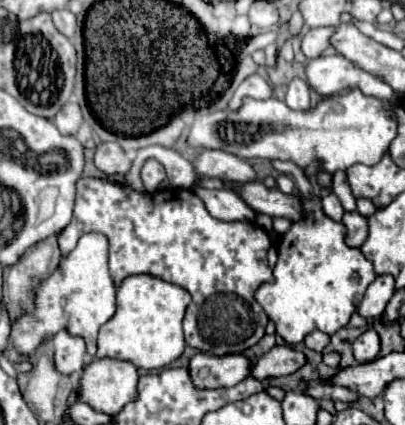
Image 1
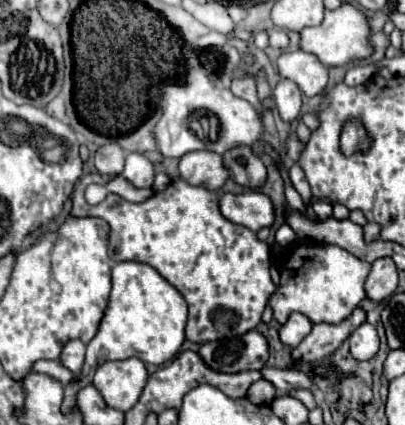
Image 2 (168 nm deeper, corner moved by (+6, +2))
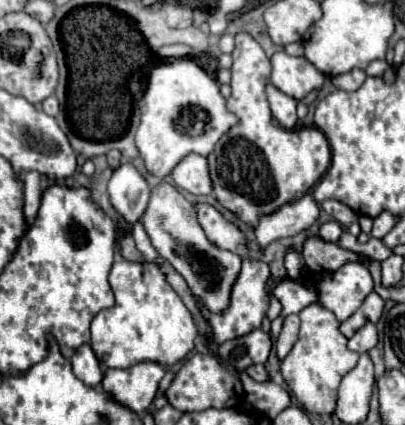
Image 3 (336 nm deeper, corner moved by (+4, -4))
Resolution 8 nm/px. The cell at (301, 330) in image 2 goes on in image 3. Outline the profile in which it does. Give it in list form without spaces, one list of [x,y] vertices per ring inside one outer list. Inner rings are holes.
[[[287,315],[287,317],[283,319],[281,335],[279,335],[277,343],[275,343],[275,351],[277,351],[279,361],[283,361],[283,359],[289,355],[291,347],[295,345],[297,335],[299,335],[299,317],[297,317],[297,315]]]

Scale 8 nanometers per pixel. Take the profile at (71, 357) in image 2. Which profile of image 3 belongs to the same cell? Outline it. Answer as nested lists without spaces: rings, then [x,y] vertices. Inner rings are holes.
[[[89,343],[79,347],[79,351],[75,351],[75,355],[71,357],[71,363],[73,363],[75,375],[79,375],[79,379],[83,379],[83,383],[87,383],[91,387],[97,387],[101,383],[101,379],[103,379],[101,361],[97,359],[97,355]]]

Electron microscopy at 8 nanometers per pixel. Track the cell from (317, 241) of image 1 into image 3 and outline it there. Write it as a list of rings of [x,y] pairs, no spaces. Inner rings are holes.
[[[345,263],[339,271],[327,273],[319,285],[319,303],[335,313],[339,321],[349,319],[373,291],[373,279],[361,263]]]

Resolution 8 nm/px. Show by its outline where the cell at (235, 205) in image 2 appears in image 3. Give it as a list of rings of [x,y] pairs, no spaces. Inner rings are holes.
[[[307,193],[301,201],[287,203],[287,207],[281,207],[275,215],[261,219],[259,227],[255,229],[259,249],[263,251],[275,239],[291,237],[309,229],[319,219],[319,211],[319,203]]]

